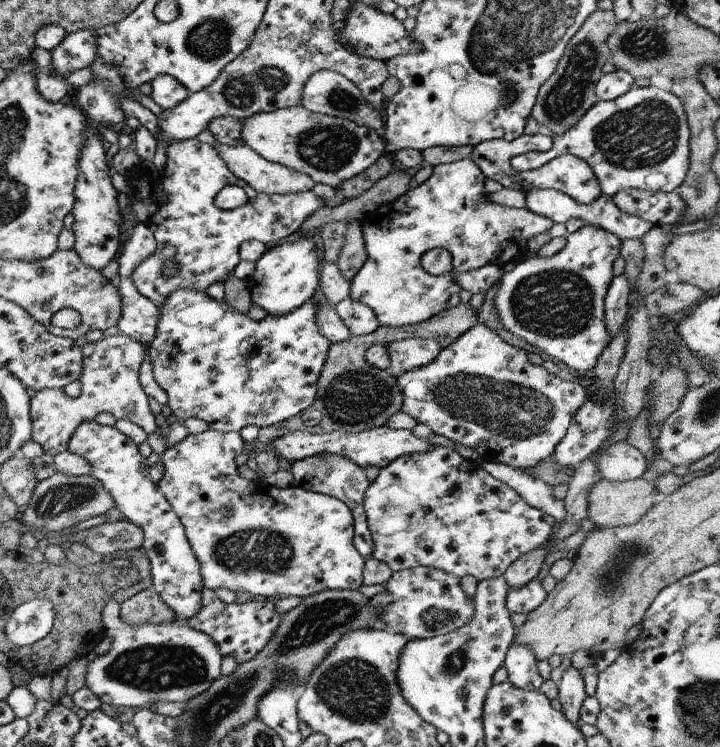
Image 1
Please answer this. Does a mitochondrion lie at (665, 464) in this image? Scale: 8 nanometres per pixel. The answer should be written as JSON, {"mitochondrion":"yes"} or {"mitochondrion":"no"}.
{"mitochondrion":"no"}

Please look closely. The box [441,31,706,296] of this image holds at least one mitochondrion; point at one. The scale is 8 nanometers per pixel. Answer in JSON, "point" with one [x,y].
{"point":[643,135]}

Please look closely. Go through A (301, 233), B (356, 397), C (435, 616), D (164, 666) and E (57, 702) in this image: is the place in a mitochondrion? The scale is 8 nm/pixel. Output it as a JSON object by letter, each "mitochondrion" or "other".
{"A":"other","B":"mitochondrion","C":"mitochondrion","D":"mitochondrion","E":"other"}

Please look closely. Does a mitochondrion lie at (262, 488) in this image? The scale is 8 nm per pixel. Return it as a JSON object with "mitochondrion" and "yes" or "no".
{"mitochondrion":"no"}

